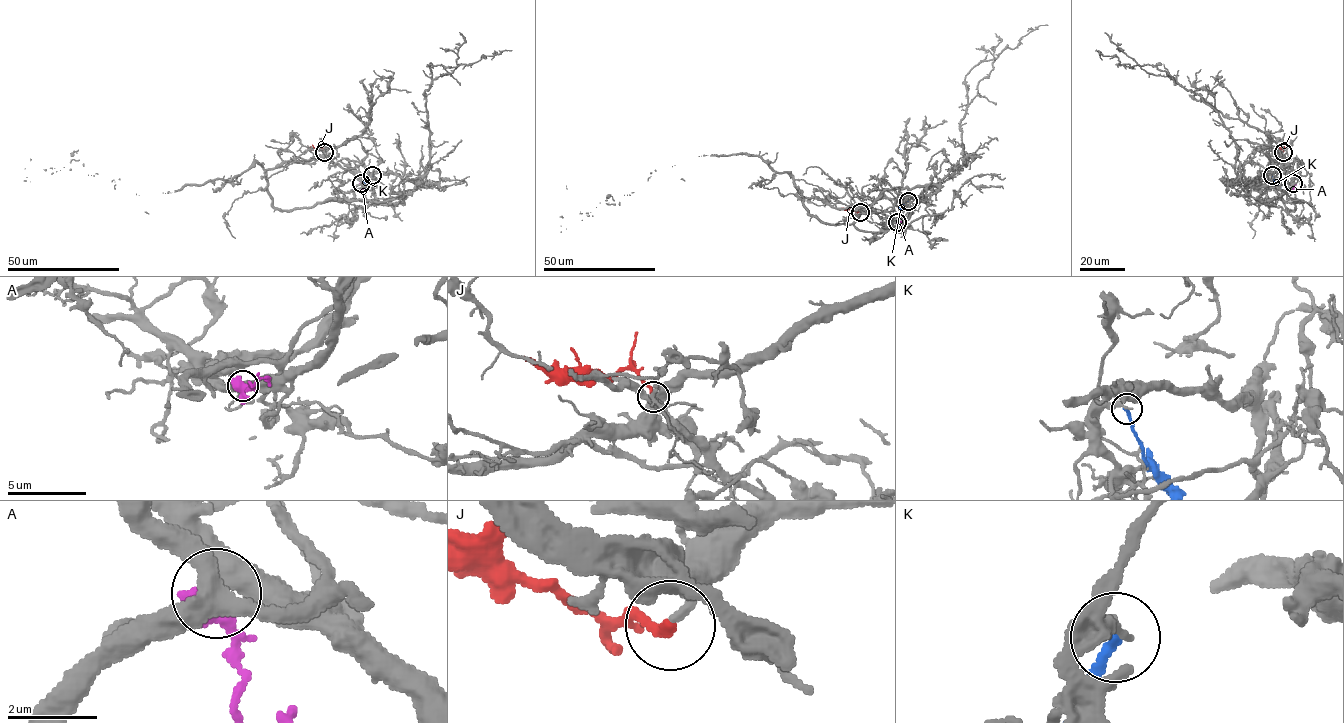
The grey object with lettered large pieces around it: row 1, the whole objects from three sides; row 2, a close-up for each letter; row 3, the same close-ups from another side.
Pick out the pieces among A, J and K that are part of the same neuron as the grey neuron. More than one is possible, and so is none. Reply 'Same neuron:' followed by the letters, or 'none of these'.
Same neuron: A, J

